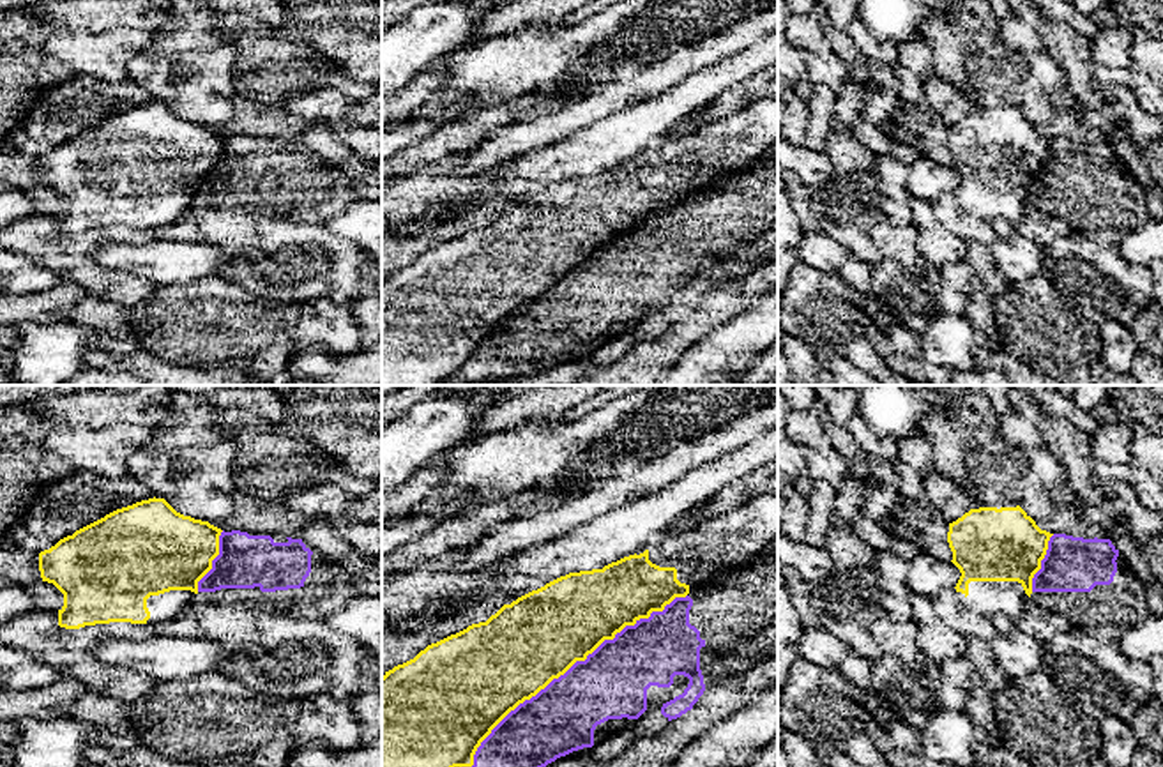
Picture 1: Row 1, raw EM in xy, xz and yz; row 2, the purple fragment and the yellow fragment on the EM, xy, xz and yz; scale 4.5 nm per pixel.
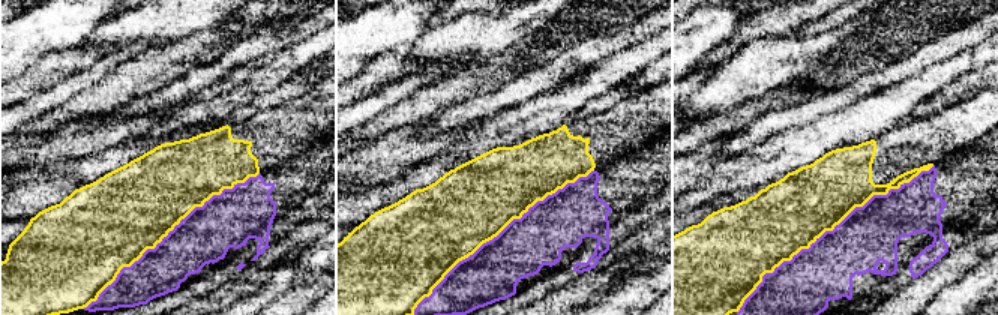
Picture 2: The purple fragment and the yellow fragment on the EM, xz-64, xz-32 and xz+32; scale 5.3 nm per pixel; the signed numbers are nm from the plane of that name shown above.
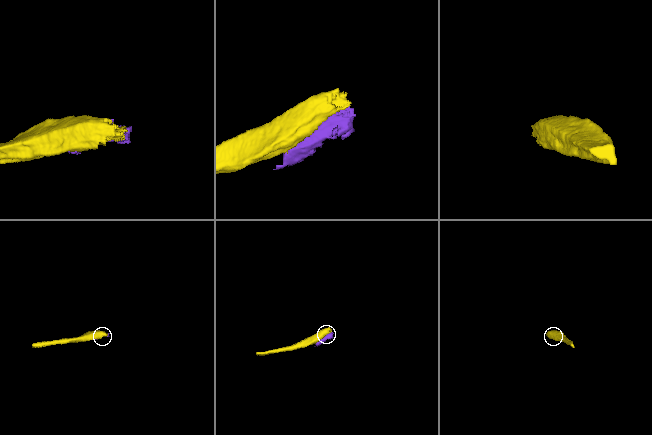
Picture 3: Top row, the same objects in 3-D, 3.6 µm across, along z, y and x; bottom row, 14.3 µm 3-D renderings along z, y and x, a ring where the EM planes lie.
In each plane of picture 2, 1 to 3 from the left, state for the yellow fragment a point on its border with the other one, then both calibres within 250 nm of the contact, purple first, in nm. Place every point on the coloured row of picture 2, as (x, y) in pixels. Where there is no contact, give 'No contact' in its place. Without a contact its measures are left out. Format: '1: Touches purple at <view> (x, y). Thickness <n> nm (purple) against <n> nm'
1: Touches purple at xz-64 (168, 233). Thickness 300 nm (purple) against 460 nm
2: Touches purple at xz-32 (500, 233). Thickness 300 nm (purple) against 420 nm
3: Touches purple at xz+32 (830, 231). Thickness 320 nm (purple) against 380 nm

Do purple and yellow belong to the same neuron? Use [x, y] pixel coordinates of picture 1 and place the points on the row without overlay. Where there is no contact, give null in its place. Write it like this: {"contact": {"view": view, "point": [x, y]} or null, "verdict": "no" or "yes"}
{"contact": {"view": "xz", "point": [568, 274]}, "verdict": "no"}

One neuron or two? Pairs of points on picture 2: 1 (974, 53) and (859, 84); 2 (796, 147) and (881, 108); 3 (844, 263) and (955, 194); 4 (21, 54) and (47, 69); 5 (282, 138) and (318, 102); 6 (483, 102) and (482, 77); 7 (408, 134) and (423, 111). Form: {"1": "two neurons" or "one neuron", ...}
{"1": "two neurons", "2": "one neuron", "3": "one neuron", "4": "two neurons", "5": "one neuron", "6": "two neurons", "7": "two neurons"}

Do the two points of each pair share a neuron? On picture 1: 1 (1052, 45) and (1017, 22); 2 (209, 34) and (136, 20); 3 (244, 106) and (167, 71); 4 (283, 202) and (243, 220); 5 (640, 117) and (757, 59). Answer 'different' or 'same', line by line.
1: different
2: different
3: same
4: same
5: same

